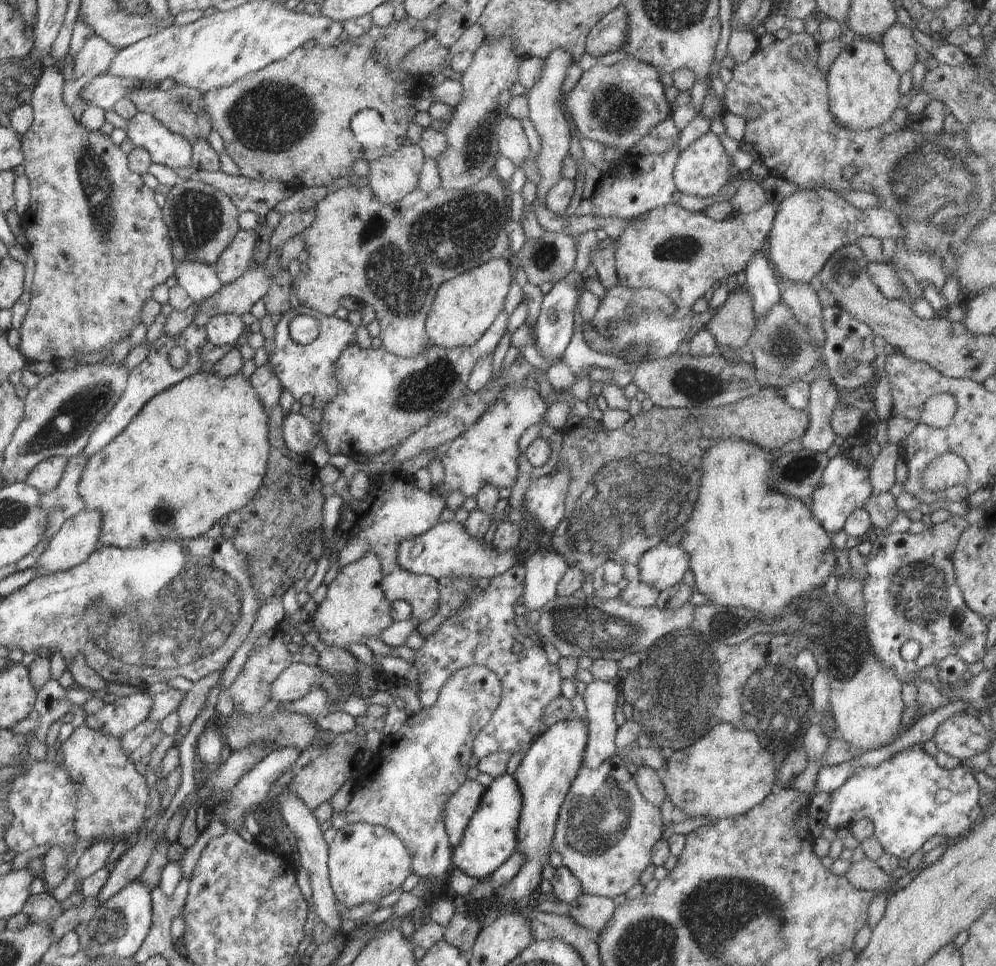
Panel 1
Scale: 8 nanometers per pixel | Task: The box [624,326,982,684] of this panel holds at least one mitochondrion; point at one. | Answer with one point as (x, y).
(919, 592)

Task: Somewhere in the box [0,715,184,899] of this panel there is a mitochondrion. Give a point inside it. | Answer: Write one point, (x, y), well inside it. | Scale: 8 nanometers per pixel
(44, 799)

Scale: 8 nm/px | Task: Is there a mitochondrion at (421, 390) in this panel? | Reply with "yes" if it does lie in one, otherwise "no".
yes

